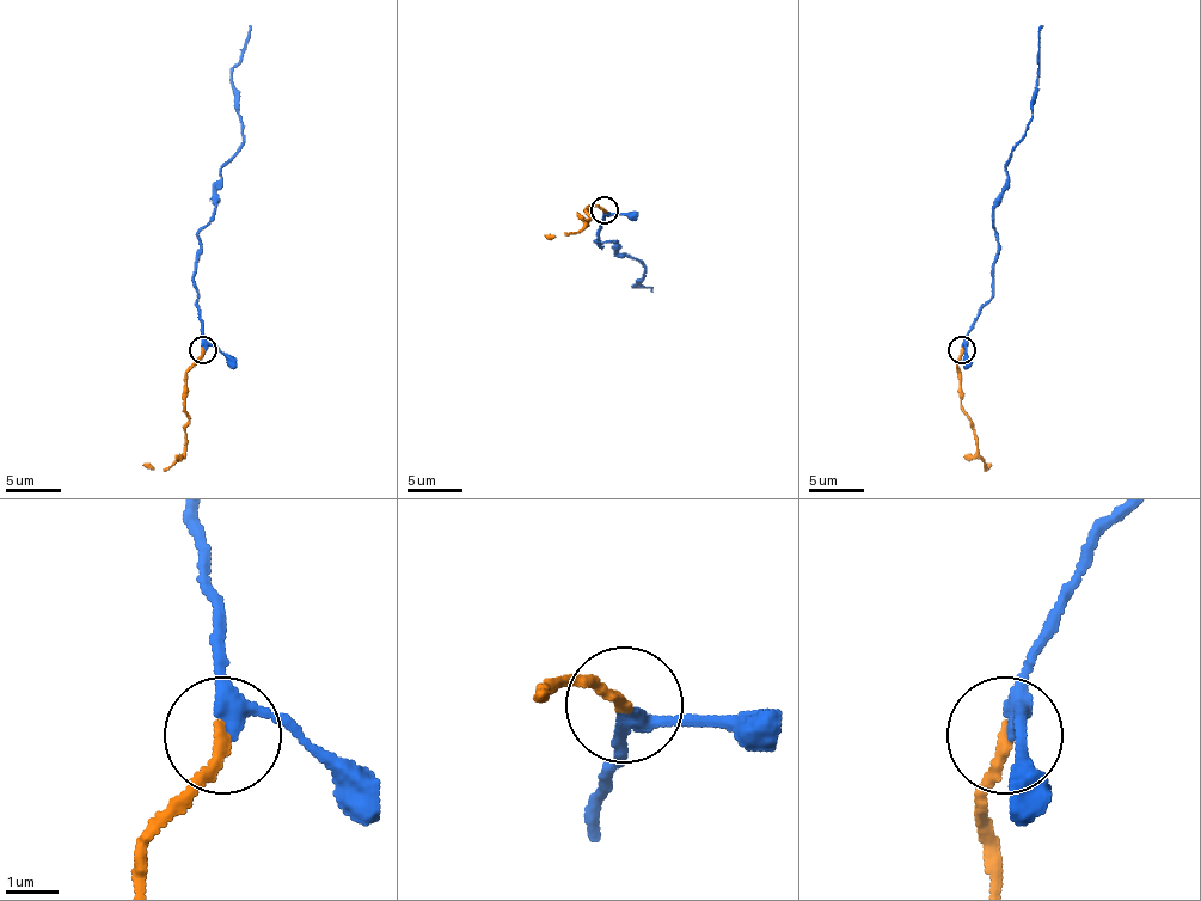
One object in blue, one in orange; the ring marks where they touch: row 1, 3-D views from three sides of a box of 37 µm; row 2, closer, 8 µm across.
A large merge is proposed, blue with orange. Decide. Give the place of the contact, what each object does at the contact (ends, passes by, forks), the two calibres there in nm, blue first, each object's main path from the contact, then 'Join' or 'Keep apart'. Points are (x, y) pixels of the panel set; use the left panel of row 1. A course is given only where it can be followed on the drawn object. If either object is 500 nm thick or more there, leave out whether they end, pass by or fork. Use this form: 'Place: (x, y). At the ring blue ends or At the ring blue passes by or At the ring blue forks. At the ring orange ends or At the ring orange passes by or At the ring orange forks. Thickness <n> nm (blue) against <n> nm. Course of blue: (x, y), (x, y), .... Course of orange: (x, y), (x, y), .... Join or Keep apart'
Place: (203, 349). At the ring blue passes by. At the ring orange ends. Thickness 280 nm (blue) against 240 nm. Course of blue: (202, 348), (194, 263), (200, 230), (221, 185), (221, 166), (244, 139), (232, 68), (251, 26). Course of orange: (202, 350), (197, 365), (185, 375), (185, 452), (166, 469), (142, 465). Join

